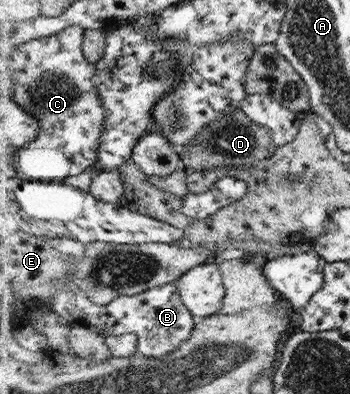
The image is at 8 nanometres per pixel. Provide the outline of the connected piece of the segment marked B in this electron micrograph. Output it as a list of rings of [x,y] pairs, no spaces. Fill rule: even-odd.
[[[178,282],[152,288],[136,296],[120,296],[106,306],[94,302],[86,293],[78,291],[61,292],[54,295],[53,301],[55,312],[68,316],[72,324],[84,324],[106,337],[138,334],[139,353],[146,357],[167,357],[180,346],[185,346],[192,339],[198,323],[194,313],[183,302]]]

